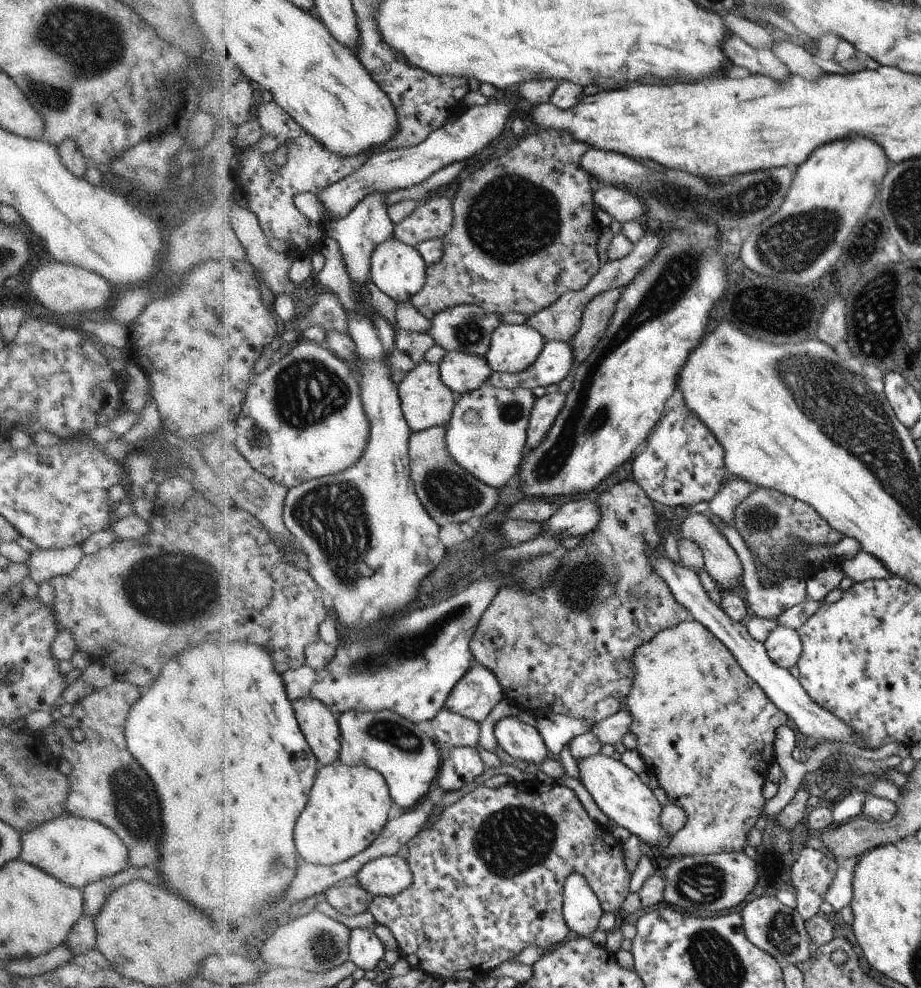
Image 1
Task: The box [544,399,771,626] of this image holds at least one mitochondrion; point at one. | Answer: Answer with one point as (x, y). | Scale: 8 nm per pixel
(584, 587)

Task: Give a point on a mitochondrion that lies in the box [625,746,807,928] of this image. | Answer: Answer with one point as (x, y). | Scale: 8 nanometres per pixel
(703, 884)

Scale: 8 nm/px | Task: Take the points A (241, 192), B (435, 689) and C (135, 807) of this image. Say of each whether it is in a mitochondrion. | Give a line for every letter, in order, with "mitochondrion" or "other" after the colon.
A: other
B: other
C: mitochondrion

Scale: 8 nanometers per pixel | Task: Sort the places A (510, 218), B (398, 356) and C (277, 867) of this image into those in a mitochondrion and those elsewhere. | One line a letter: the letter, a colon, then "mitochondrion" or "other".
A: mitochondrion
B: other
C: mitochondrion

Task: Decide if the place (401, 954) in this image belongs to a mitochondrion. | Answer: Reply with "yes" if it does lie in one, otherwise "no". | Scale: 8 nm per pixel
no

